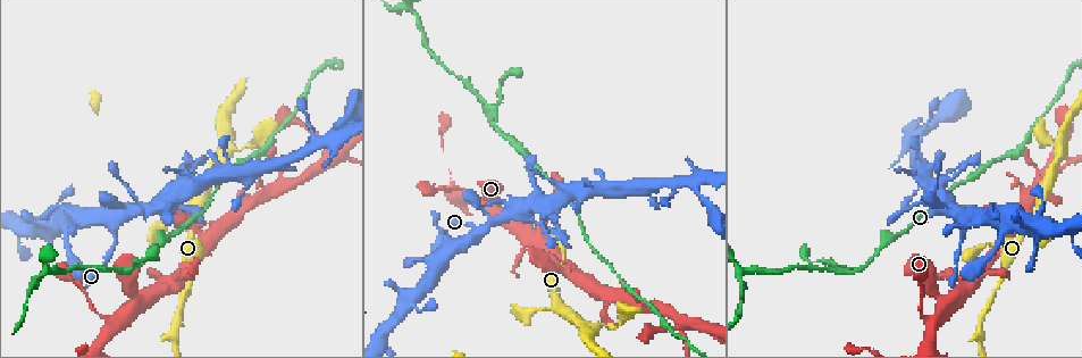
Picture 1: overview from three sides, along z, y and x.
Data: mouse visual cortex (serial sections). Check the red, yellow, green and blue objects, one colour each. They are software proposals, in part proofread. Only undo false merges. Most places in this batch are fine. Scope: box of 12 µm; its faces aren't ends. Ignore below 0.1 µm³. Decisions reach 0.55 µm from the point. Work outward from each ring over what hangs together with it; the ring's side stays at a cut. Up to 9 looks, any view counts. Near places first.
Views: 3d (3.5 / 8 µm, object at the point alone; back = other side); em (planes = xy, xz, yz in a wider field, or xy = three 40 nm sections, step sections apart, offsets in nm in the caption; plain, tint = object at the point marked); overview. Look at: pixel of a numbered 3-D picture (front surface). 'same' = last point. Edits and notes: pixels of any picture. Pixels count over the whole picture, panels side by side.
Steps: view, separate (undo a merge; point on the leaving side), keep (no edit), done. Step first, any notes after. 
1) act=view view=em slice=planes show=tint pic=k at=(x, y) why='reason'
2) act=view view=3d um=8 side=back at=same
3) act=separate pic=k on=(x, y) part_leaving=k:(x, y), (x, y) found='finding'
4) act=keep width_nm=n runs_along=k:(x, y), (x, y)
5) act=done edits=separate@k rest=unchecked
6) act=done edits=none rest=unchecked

act=view view=3d um=3.5 side=back pic=1 at=(944, 302) why='a fork'

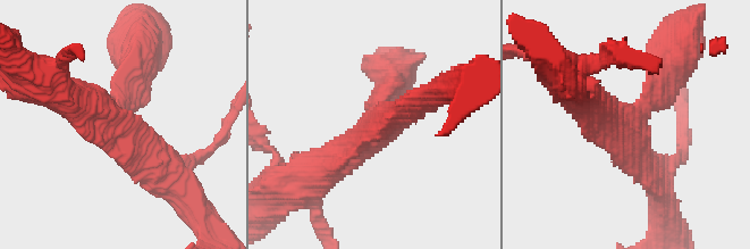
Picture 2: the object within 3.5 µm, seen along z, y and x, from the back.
act=view view=em slice=xy step=2 show=tint pic=2 at=(627, 122) arms=3 arm_widths_nm=350,350,500

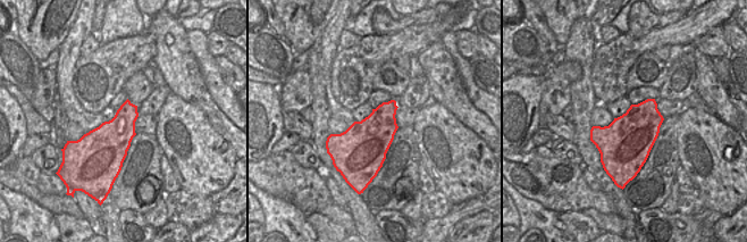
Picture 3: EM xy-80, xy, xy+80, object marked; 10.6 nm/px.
act=keep runs_along=2:(390, 85), (370, 132), (318, 173) found='all the same cell'

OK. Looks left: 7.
act=view view=3d um=3.5 pic=1 at=(554, 303) why='a fork'

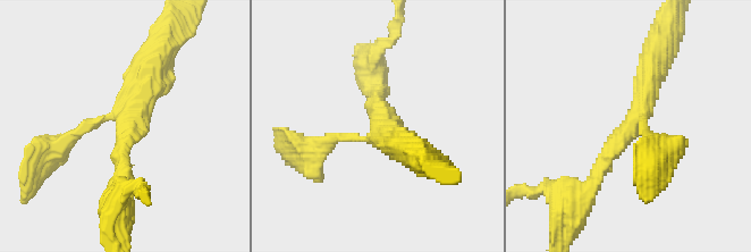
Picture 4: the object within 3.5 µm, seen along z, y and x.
act=view view=em slice=xy step=1 show=tint pic=4 at=(383, 127) why='now the EM'

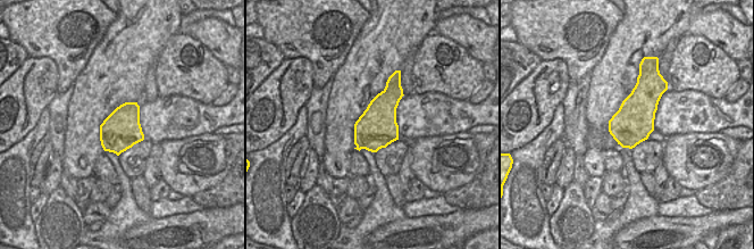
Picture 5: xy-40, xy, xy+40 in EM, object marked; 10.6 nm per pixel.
act=keep arm_widths_nm=150,250,350 runs_along=4:(588, 187), (638, 114), (655, 58) found='all the same cell'

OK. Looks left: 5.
act=view view=3d um=3.5 pic=1 at=(591, 327) why='side arm on a straight run'

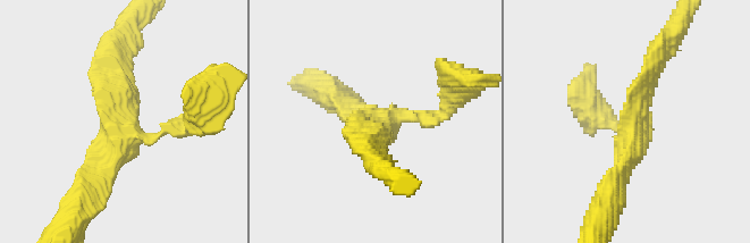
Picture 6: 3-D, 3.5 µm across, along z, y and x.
act=view view=em slice=xy step=2 show=tint pic=6 at=(371, 119) arms=3 arm_widths_nm=150,300,300 why='need the tissue'

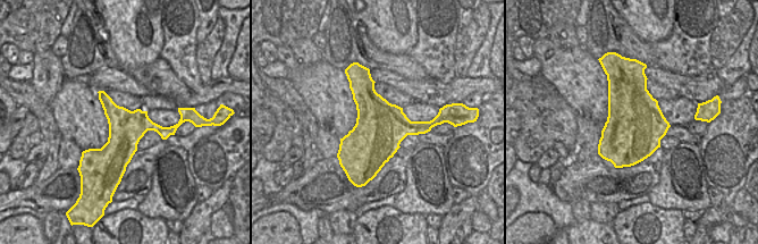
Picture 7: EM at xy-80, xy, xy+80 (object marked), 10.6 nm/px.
act=keep found='all the same cell'

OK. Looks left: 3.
act=view view=3d um=8 pic=1 at=(66, 225) why='a narrow waist'

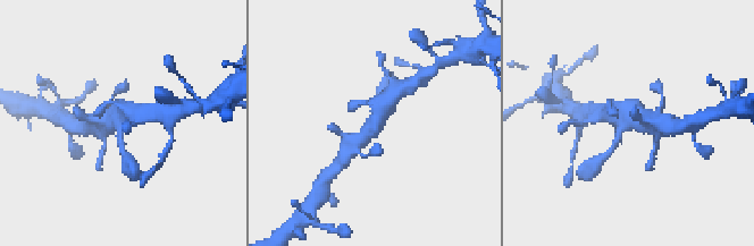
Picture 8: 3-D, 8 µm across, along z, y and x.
act=view view=em slice=xy step=5 show=tint pic=8 at=(120, 120) arms=3 arm_widths_nm=150,500,500

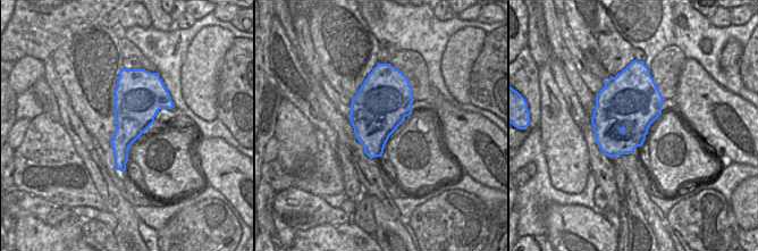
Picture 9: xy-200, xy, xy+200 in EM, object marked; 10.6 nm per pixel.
act=keep found='one cell here'

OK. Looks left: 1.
act=done edits=none rest=unchecked

